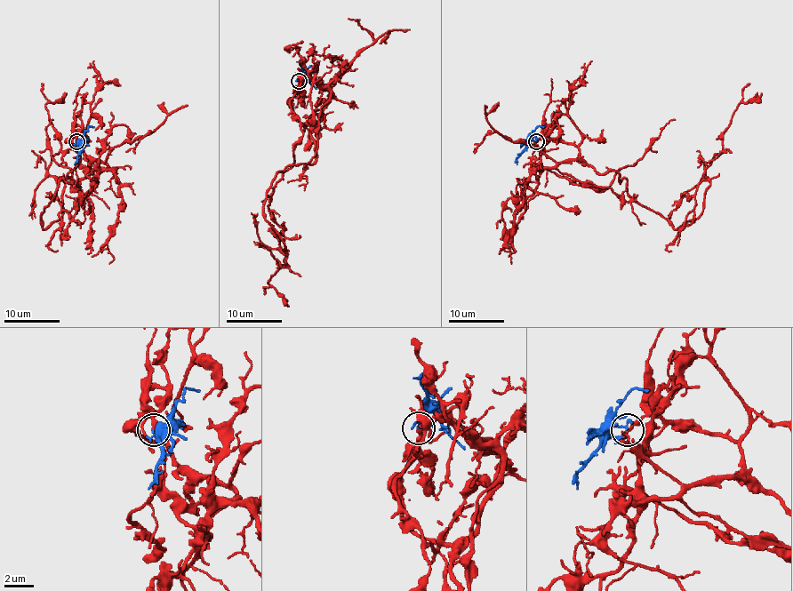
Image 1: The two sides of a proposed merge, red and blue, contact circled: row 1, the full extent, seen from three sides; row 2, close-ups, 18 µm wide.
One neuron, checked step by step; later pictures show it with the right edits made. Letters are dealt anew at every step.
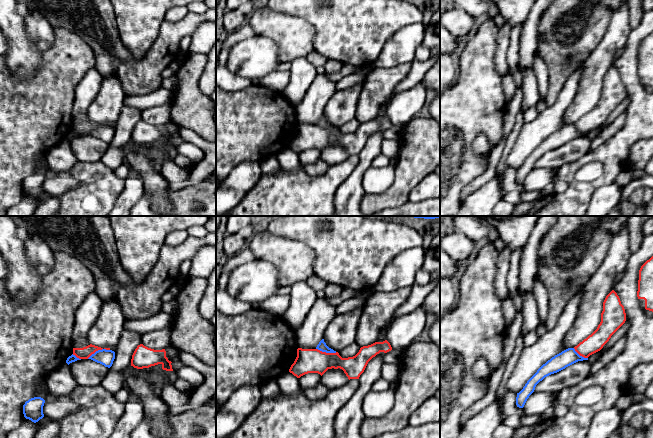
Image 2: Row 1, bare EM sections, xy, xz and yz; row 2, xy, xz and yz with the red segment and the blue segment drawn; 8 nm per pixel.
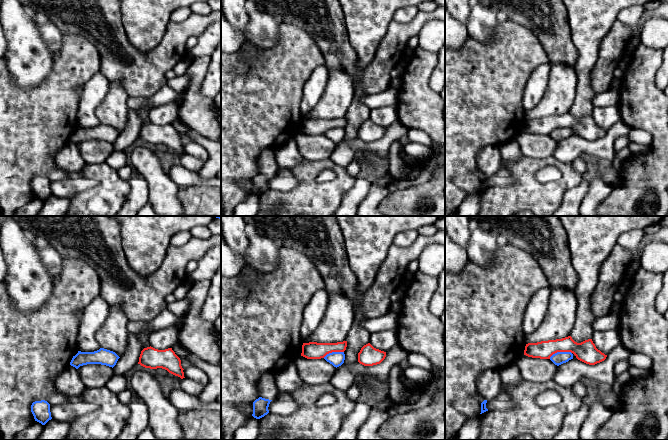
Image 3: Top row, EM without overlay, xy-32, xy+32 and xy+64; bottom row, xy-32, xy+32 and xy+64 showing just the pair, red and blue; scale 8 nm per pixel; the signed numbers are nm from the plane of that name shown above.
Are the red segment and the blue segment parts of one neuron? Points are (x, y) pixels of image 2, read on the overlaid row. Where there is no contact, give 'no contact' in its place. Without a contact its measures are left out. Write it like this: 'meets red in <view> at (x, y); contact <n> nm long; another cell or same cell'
meets red in xz at (325, 352); contact 170 nm long; another cell

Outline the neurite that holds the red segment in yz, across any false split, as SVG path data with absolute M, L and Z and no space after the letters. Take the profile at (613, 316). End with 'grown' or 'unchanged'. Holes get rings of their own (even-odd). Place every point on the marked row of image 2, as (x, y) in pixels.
M612 290L603 302L601 322L597 329L575 346L575 351L584 358L588 358L590 355L600 351L625 321L624 306L621 304L617 293Z | unchanged

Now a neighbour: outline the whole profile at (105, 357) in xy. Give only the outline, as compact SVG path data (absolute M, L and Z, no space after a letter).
M98 350L92 354L88 359L91 359L97 363L104 365L105 367L110 368L115 359L115 352L112 350Z

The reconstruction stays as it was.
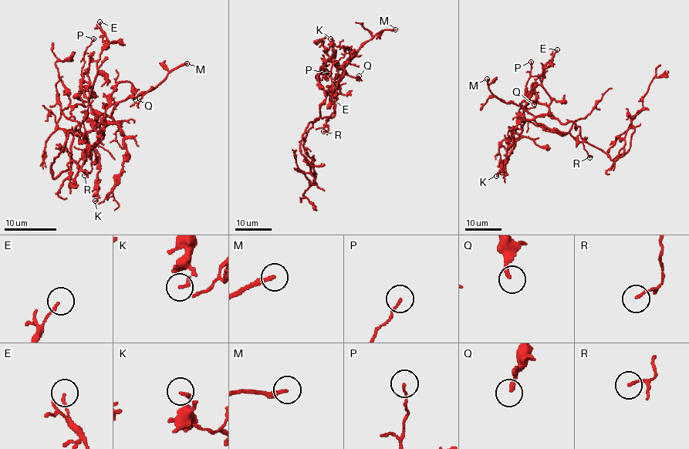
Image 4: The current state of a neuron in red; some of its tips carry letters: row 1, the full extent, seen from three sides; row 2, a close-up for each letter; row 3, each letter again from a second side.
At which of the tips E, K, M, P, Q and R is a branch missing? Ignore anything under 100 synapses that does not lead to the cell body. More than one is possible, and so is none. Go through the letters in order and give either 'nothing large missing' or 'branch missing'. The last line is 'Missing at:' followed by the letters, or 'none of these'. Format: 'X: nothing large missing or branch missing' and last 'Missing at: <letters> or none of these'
E: nothing large missing
K: nothing large missing
M: branch missing
P: nothing large missing
Q: nothing large missing
R: nothing large missing
Missing at: M

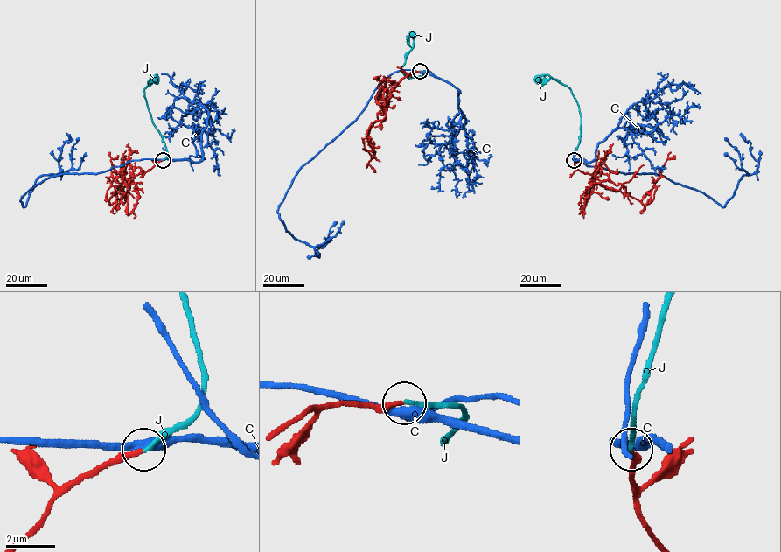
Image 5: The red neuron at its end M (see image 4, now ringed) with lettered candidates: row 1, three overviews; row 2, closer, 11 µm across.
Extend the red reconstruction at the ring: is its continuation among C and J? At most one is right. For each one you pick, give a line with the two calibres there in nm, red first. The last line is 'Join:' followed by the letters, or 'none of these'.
J: Thickness 240 nm (red) against 190 nm
Join: J

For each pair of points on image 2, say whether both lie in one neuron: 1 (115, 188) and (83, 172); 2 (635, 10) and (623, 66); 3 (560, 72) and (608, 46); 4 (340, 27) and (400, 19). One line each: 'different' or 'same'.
1: same
2: different
3: different
4: same

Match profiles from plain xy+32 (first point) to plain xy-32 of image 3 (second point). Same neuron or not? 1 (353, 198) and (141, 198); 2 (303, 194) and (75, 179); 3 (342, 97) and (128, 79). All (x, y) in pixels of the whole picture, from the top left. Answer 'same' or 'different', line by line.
1: same
2: different
3: different

